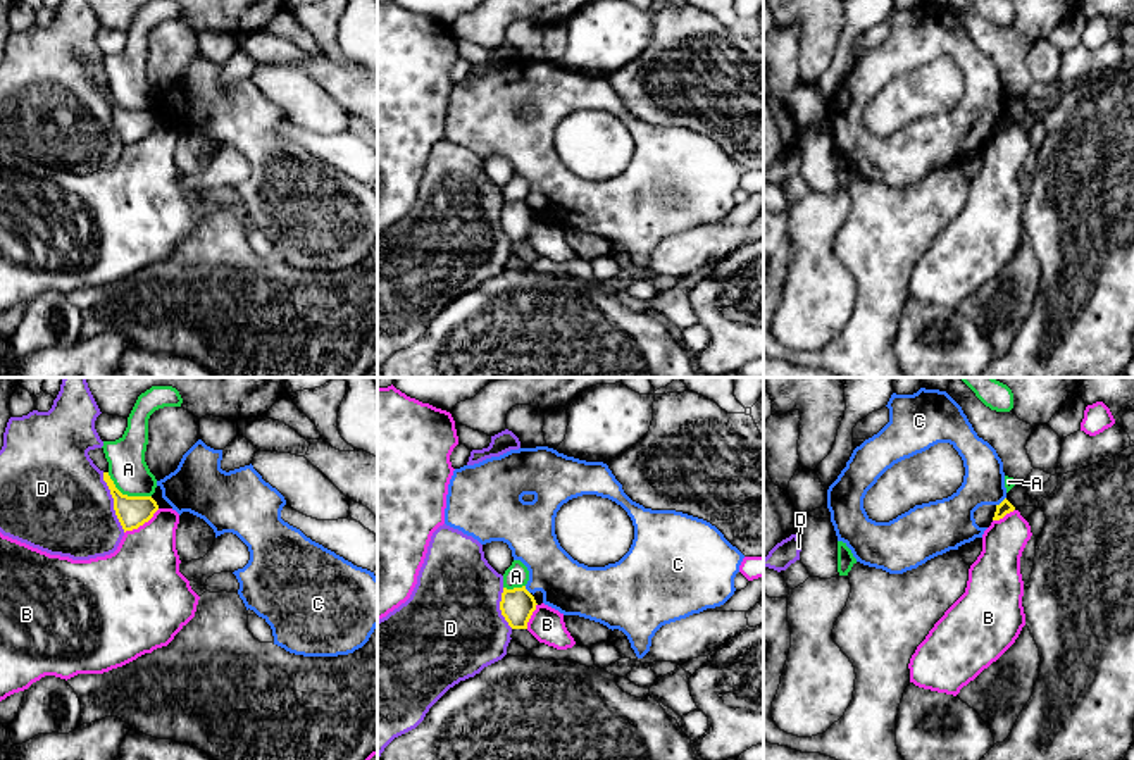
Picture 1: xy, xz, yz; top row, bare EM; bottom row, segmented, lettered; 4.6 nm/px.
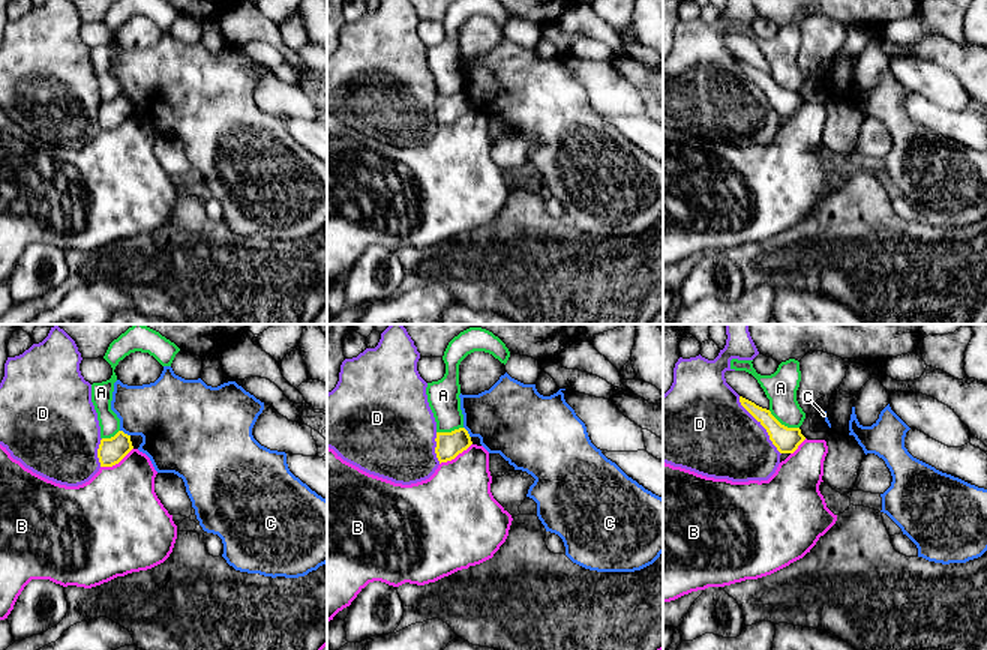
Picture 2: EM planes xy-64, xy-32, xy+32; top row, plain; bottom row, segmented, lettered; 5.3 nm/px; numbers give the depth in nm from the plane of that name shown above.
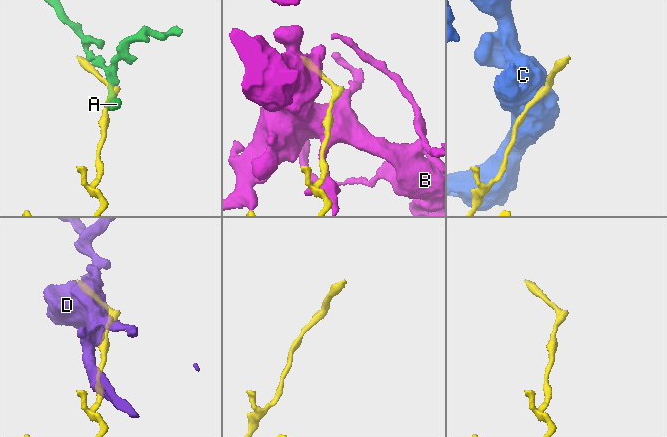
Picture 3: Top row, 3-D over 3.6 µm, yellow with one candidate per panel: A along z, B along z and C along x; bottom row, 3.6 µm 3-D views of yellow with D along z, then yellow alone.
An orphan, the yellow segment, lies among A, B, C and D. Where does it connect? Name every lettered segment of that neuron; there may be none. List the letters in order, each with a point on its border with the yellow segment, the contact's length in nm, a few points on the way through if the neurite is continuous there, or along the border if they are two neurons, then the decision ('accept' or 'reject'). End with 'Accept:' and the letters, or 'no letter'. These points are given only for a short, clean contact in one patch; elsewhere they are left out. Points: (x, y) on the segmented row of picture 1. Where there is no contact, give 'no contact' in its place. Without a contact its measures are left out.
A: xy (126, 495) | 240 nm | reject
B: xy (142, 524) | 200 nm | accept
C: yz (1002, 502) | 60 nm | along yz (1005, 497), (996, 505) | reject
D: xy (114, 502) | 300 nm | reject
Accept: B

